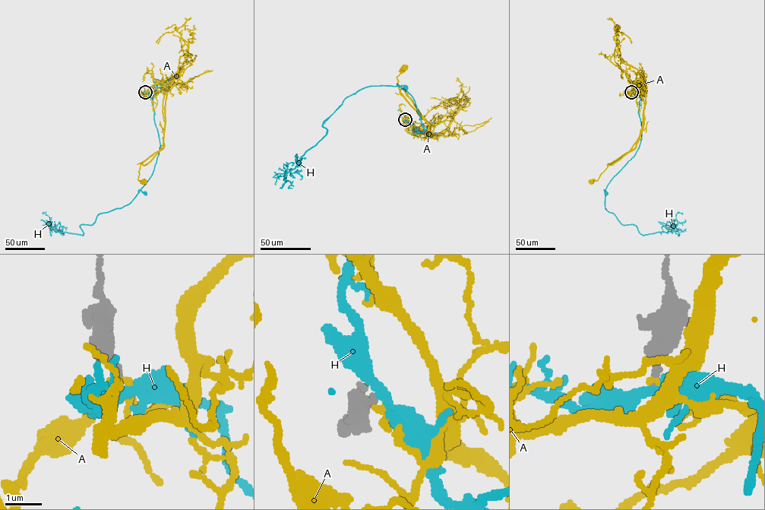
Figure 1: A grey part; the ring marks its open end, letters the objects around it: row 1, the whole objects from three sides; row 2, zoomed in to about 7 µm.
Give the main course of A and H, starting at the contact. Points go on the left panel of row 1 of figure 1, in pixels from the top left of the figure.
A: (145, 92), (153, 93), (161, 90), (165, 93), (162, 144), (140, 165), (138, 179), (145, 182)
H: (145, 92), (150, 94), (152, 99), (154, 124), (160, 145), (152, 174), (140, 189), (145, 193)

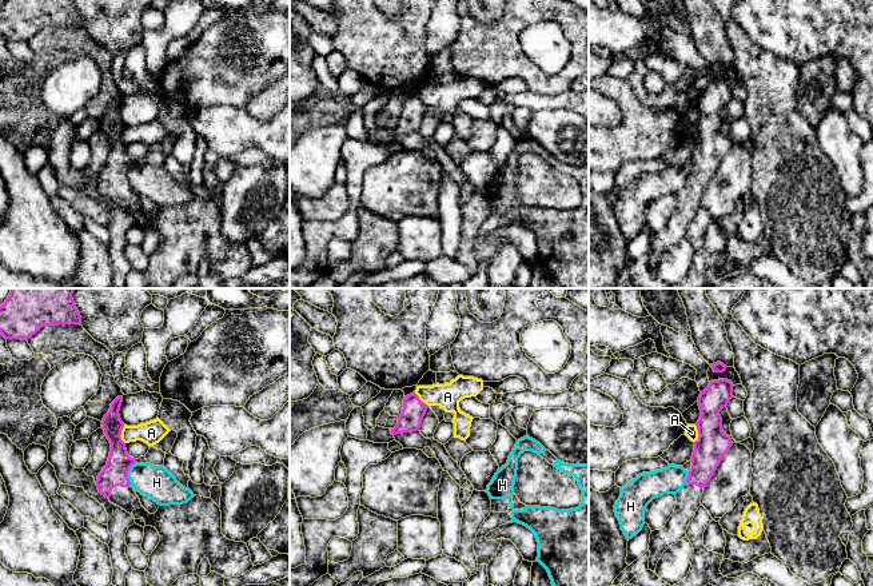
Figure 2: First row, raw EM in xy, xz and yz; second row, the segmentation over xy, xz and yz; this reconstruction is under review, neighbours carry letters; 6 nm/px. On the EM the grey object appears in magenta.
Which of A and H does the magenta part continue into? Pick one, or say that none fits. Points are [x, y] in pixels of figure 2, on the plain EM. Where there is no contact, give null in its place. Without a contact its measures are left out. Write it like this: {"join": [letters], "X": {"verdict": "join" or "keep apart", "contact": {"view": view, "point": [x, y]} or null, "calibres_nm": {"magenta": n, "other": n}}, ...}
{"join": [], "A": {"verdict": "keep apart", "contact": {"view": "xy", "point": [120, 135]}, "calibres_nm": {"magenta": 160, "other": 140}}, "H": {"verdict": "keep apart", "contact": {"view": "xy", "point": [127, 174]}, "calibres_nm": {"magenta": 160, "other": 200}}}

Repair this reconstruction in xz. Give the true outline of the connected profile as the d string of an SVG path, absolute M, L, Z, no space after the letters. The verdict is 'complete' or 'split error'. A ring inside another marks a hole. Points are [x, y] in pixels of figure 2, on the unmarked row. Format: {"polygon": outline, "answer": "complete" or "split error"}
{"polygon": "M415 93L404 97L402 115L398 117L398 124L391 131L391 135L396 136L419 131L427 108Z", "answer": "complete"}

